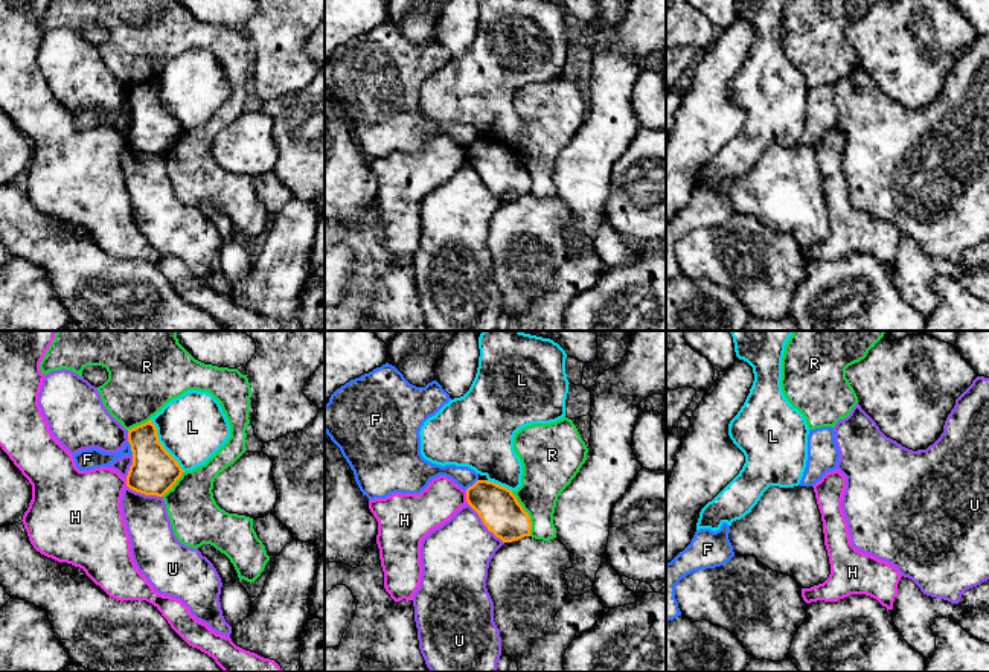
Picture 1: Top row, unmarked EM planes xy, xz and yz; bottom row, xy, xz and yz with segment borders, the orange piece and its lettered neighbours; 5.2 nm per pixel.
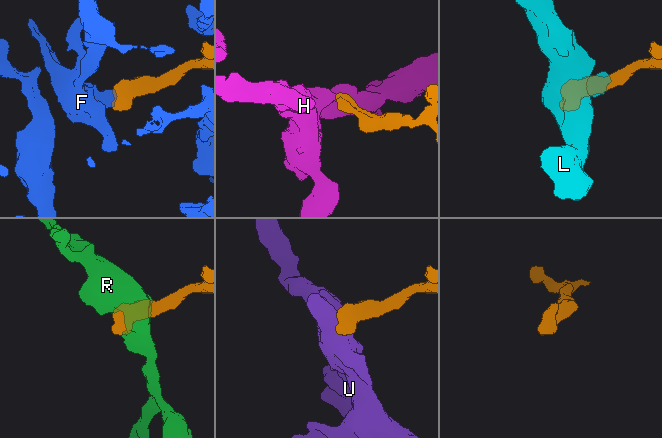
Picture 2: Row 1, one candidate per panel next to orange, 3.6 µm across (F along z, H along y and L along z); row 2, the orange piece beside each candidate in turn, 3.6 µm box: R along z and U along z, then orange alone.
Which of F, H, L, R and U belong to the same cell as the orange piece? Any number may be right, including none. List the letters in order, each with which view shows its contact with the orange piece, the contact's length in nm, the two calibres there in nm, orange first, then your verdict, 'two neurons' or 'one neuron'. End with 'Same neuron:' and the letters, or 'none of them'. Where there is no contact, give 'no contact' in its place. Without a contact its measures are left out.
F: meets orange in xy; contact 80 nm long; 240 nm thick on the orange side, 110 nm on the other; two neurons
H: meets orange in xz; contact 70 nm long; 220 nm thick on the orange side, 220 nm on the other; two neurons
L: meets orange in xy; contact 340 nm long; 240 nm thick on the orange side, 360 nm on the other; two neurons
R: meets orange in xz; contact 260 nm long; 220 nm thick on the orange side, 260 nm on the other; two neurons
U: meets orange in xz; contact 300 nm long; 220 nm thick on the orange side, 360 nm on the other; two neurons
Same neuron: none of them

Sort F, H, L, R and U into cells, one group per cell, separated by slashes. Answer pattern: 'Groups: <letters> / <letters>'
Groups: F / H / L / R / U

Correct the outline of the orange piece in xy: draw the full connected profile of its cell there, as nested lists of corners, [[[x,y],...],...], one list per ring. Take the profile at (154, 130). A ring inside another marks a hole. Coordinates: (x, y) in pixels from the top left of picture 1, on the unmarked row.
[[[152,79],[128,88],[128,101],[133,123],[126,134],[126,145],[145,154],[163,155],[184,130],[158,101]]]

